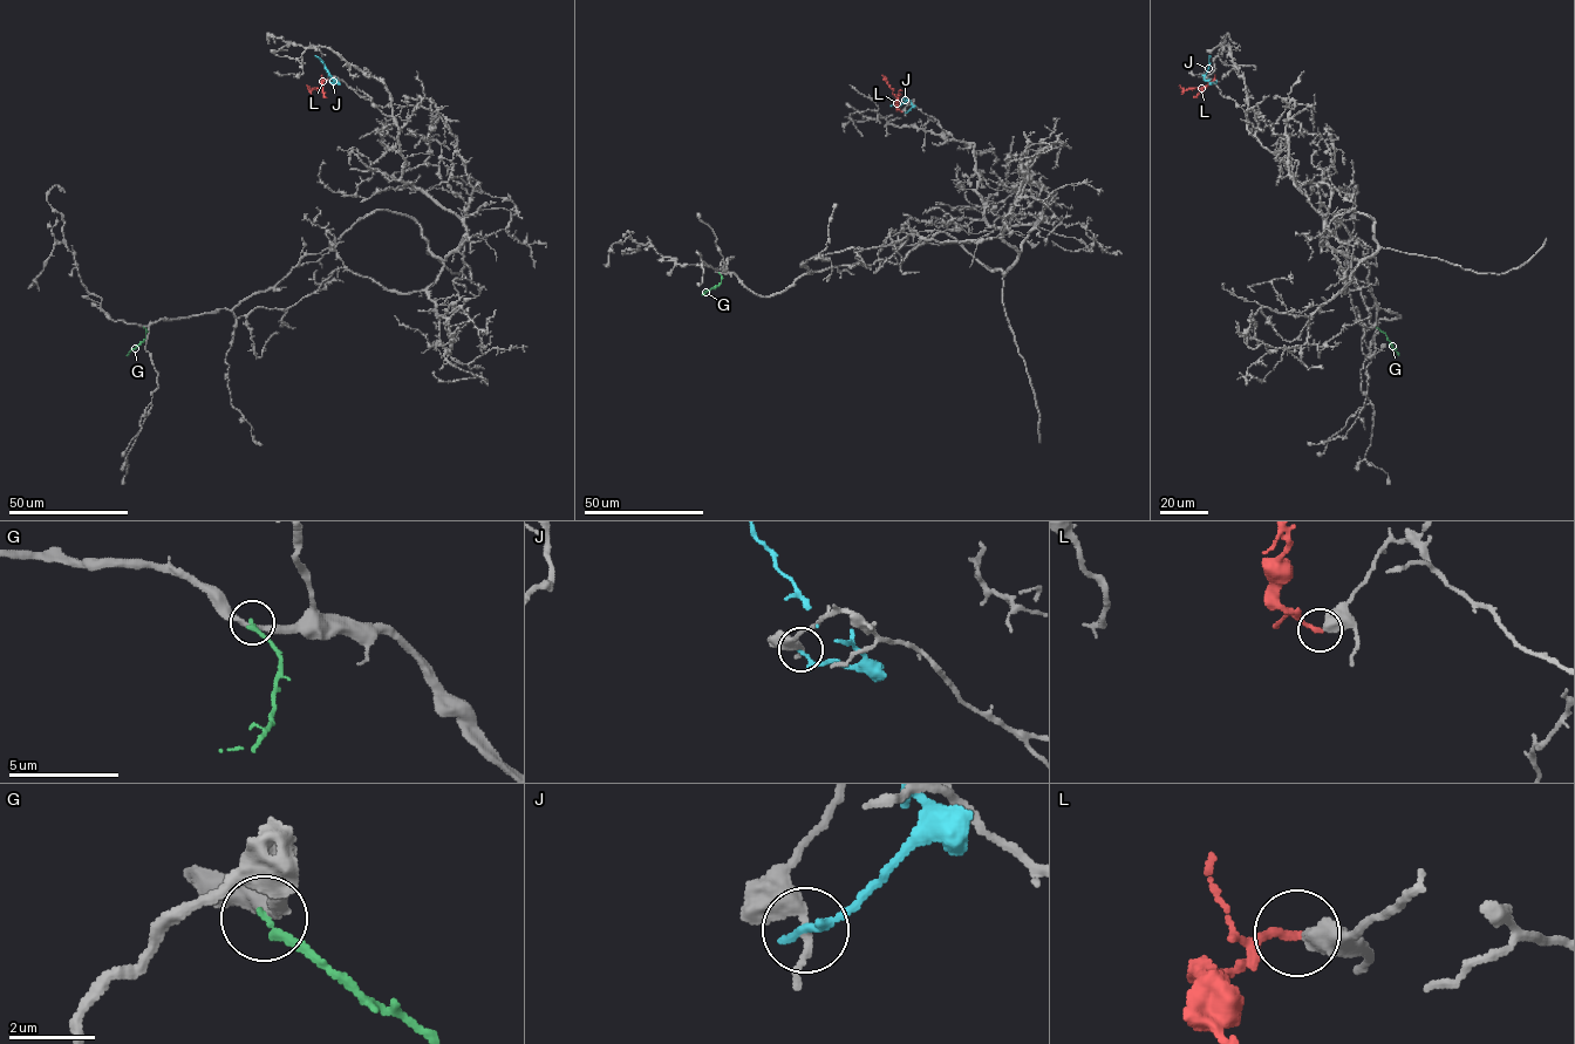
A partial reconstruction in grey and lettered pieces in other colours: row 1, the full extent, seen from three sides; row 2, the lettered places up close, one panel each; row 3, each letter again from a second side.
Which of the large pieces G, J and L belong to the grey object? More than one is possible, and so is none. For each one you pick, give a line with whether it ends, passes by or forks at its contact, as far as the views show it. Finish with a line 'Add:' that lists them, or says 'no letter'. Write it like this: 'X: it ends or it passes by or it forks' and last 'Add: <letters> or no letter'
Add: no letter

